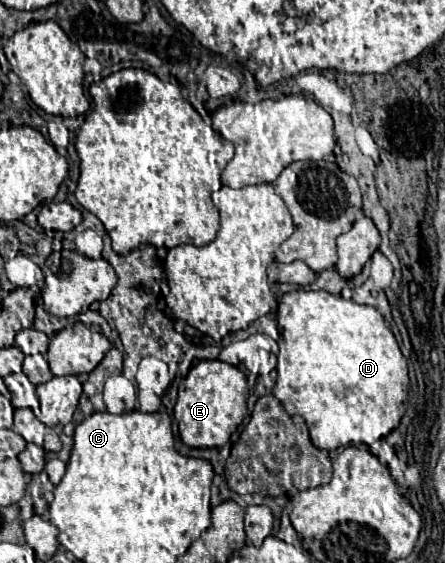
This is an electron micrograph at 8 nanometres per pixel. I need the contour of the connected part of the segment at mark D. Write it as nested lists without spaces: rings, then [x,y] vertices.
[[[298,289],[298,291],[290,291],[290,293],[284,293],[282,299],[278,303],[276,312],[276,321],[279,331],[279,339],[277,341],[279,352],[277,354],[277,379],[276,385],[274,385],[274,397],[278,397],[278,401],[282,403],[282,407],[286,409],[288,415],[300,415],[308,429],[310,429],[310,439],[312,443],[322,449],[322,451],[336,451],[338,447],[348,447],[348,445],[372,445],[376,443],[378,439],[386,437],[392,429],[398,427],[402,415],[404,415],[404,407],[408,401],[408,365],[392,331],[384,325],[384,319],[382,315],[374,309],[374,307],[368,307],[368,305],[358,305],[354,301],[346,301],[342,297],[334,297],[326,291],[304,291],[304,289]]]

